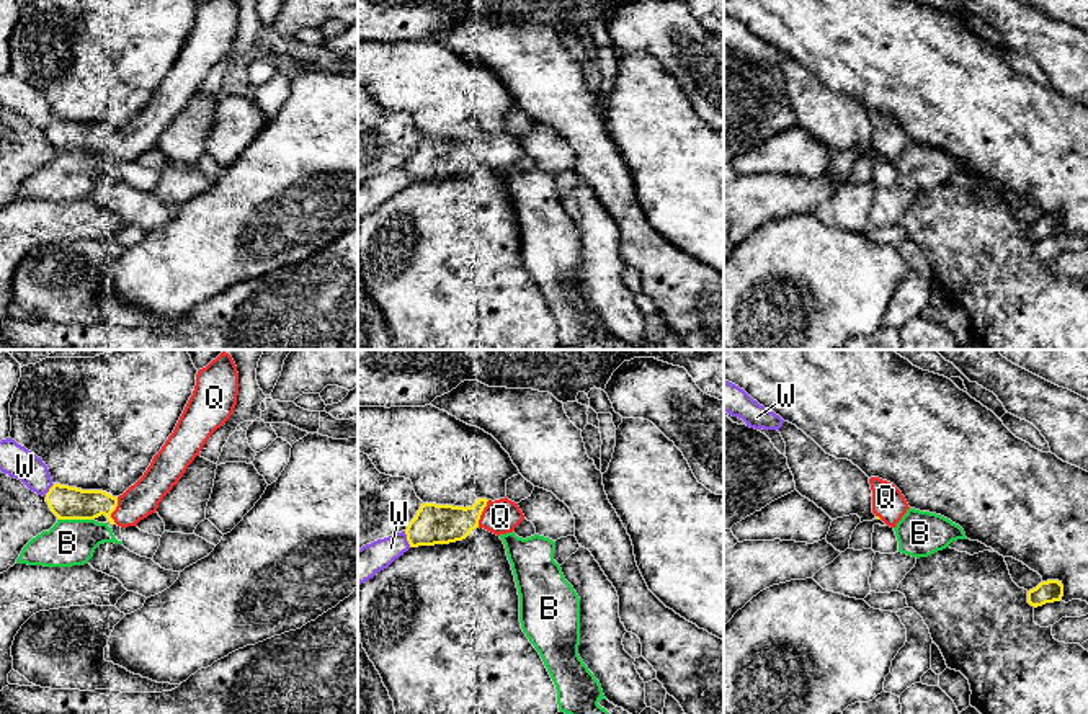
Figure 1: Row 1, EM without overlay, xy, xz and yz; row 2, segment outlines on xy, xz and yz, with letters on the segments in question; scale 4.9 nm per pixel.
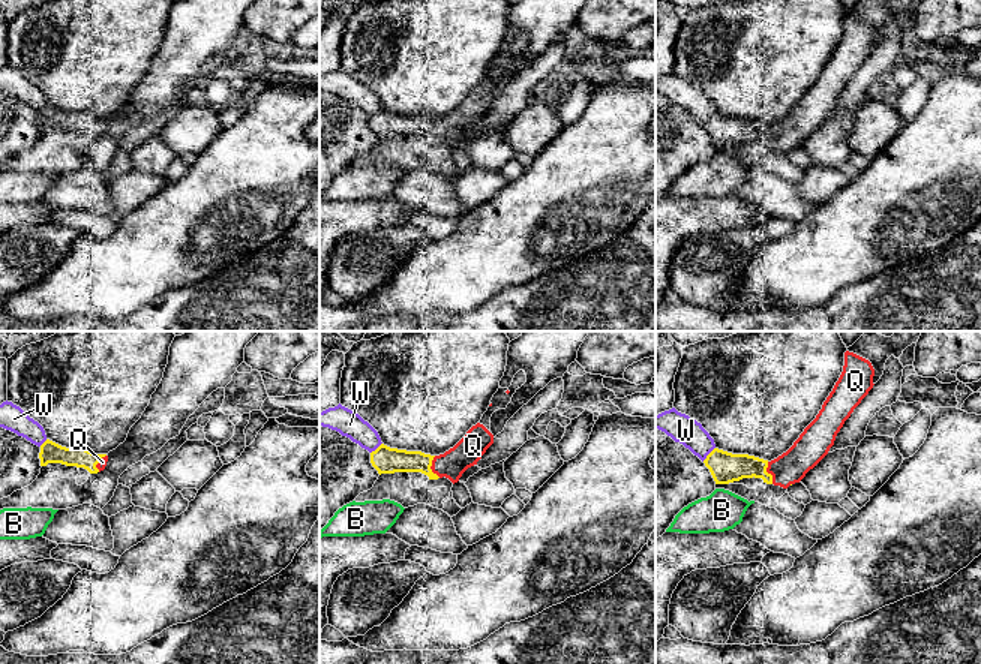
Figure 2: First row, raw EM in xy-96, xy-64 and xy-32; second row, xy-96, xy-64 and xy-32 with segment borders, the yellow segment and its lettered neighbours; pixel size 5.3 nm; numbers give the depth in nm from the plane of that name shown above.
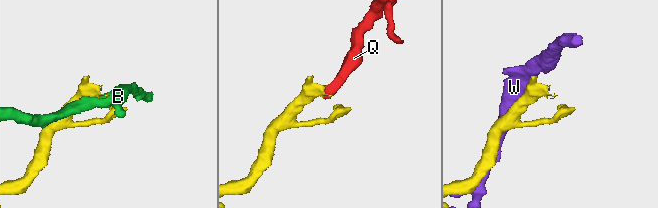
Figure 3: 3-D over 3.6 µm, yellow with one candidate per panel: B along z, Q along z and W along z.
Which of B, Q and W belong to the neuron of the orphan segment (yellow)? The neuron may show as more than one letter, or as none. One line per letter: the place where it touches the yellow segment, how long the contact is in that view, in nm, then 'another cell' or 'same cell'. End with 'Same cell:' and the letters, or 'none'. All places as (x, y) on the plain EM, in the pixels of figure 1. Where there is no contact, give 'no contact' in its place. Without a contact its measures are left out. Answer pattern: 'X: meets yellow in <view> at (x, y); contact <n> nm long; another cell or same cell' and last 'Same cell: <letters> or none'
B: meets yellow in xy at (75, 152); contact 180 nm long; another cell
Q: meets yellow in xy at (115, 142); contact 140 nm long; same cell
W: meets yellow in xz at (407, 174); contact 90 nm long; another cell
Same cell: Q

